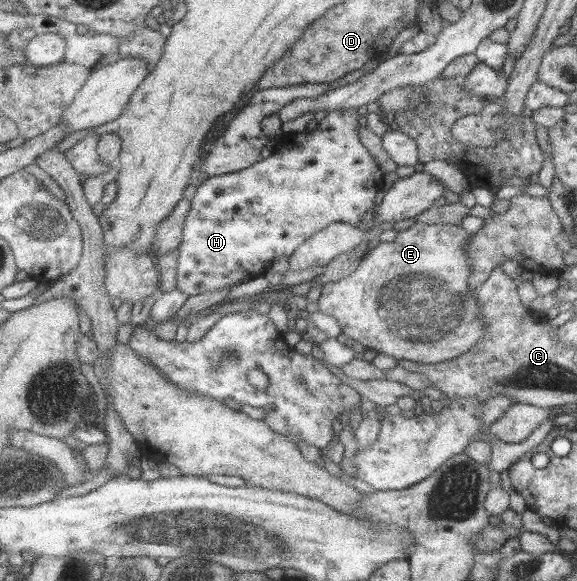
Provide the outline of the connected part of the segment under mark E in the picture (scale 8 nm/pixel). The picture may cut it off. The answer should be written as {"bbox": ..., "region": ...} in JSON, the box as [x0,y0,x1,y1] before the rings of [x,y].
{"bbox":[316,222,486,364],"region":[[[414,222],[410,227],[396,231],[394,240],[379,242],[377,246],[374,246],[374,248],[362,258],[362,262],[358,264],[356,270],[354,270],[348,278],[322,285],[322,292],[316,301],[318,311],[322,313],[323,316],[334,319],[338,326],[340,326],[341,334],[344,334],[366,349],[372,349],[378,353],[392,356],[396,361],[404,359],[415,363],[436,364],[442,361],[452,360],[468,352],[472,346],[478,343],[478,340],[484,335],[484,332],[486,332],[485,322],[482,322],[480,316],[478,316],[480,308],[478,308],[478,304],[476,304],[476,298],[474,298],[475,294],[471,290],[468,290],[468,284],[466,284],[468,275],[470,275],[468,256],[466,256],[466,247],[468,247],[469,240],[471,240],[470,232],[465,231],[460,225],[444,223],[432,223],[427,225]]]}

